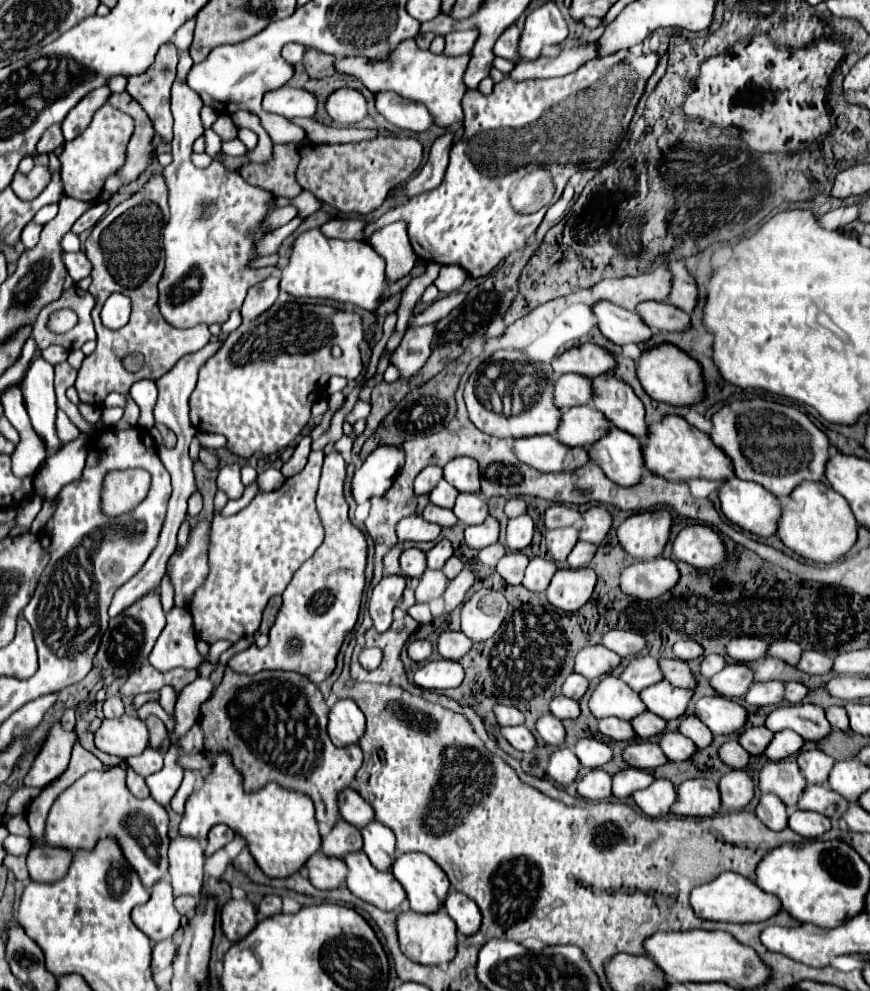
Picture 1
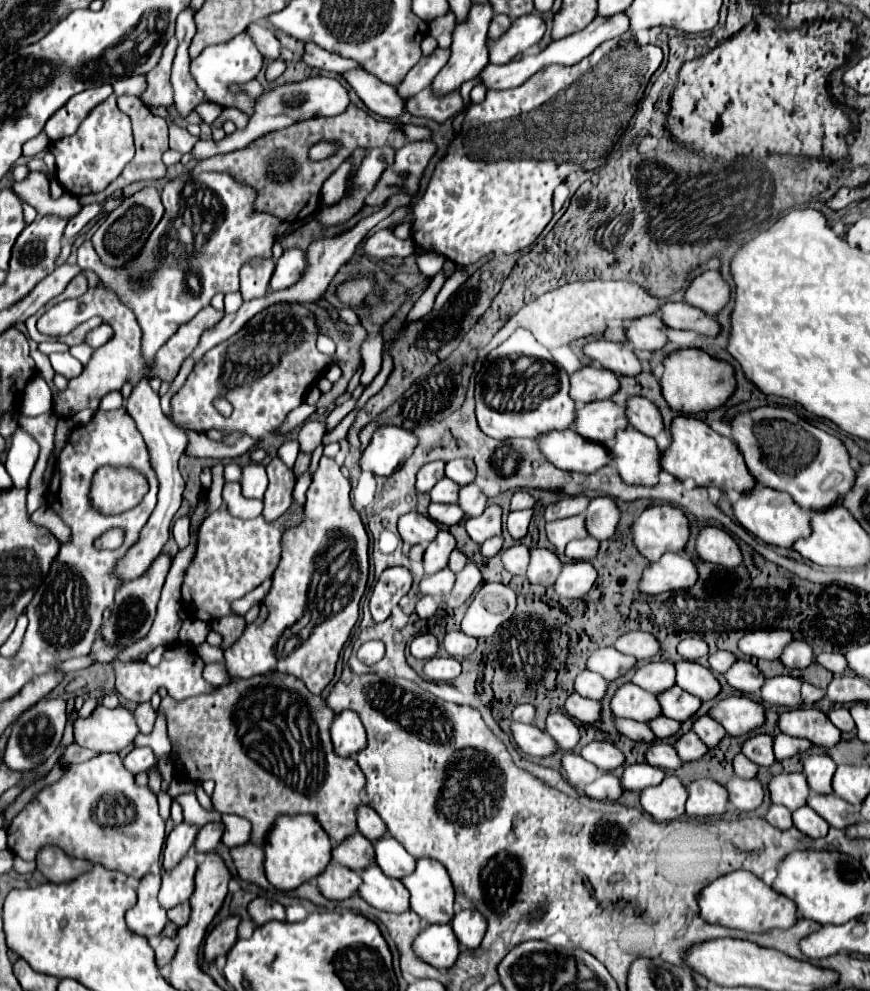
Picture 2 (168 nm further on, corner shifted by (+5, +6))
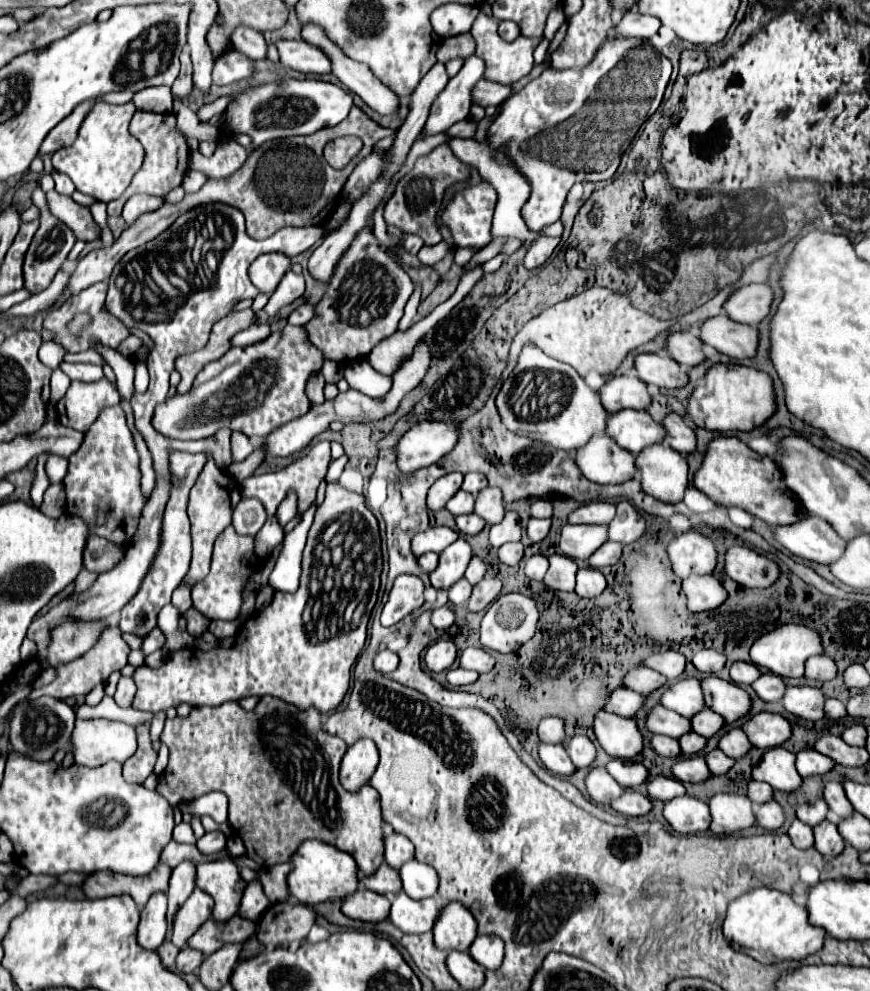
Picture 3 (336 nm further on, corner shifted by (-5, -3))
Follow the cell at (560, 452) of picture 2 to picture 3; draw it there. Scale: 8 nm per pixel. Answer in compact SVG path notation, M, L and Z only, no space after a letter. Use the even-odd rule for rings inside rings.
M594 435L574 457L578 469L586 479L600 485L616 485L636 475L634 455L616 447L606 435Z

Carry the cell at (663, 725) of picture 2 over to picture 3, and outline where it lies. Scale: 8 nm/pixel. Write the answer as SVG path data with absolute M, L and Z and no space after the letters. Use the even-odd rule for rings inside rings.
M688 731L688 733L684 733L680 739L678 739L678 743L680 743L680 749L682 749L682 755L694 755L694 753L698 753L704 745L706 745L706 739L704 737L700 737L700 735L696 735L694 731Z

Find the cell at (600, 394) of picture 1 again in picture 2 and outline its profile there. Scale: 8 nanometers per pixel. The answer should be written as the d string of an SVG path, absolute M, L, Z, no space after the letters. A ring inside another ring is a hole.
M640 396L630 398L626 406L626 416L630 420L630 426L646 436L656 436L664 430L664 420L658 406L648 398L640 398Z

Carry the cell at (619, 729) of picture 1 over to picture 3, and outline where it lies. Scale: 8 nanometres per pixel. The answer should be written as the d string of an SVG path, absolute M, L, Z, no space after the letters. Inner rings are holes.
M650 735L650 747L664 757L678 757L680 755L680 745L676 739L666 737L666 735Z

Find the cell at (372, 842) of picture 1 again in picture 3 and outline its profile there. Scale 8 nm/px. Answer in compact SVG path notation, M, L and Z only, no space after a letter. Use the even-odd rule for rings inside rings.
M410 859L406 861L400 869L400 879L402 879L402 889L406 895L410 895L412 899L424 899L424 897L432 897L438 889L438 875L432 867Z

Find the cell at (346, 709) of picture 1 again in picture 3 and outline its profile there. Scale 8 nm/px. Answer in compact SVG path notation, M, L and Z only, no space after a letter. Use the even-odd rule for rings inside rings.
M358 739L348 747L342 767L340 767L340 783L348 791L358 791L364 783L370 781L372 773L378 765L378 747L372 739Z

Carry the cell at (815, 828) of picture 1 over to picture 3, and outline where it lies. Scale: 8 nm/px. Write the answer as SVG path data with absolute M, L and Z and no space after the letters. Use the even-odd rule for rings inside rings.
M822 821L818 825L812 827L814 831L814 847L824 853L826 857L832 857L832 855L838 855L842 849L844 849L844 839L840 837L838 829L834 823L830 821Z

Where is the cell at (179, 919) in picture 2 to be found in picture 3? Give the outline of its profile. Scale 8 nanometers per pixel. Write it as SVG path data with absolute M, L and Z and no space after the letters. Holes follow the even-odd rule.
M234 915L226 923L218 923L208 919L200 929L188 939L188 947L202 951L204 955L212 955L224 943L244 943L256 931L256 923Z

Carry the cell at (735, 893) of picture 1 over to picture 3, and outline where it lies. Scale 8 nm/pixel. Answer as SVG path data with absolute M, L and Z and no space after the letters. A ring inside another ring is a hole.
M768 887L748 891L730 901L722 929L728 943L736 949L754 949L756 959L766 965L786 959L800 961L806 955L816 953L826 937L824 929L808 923L808 911L804 907L794 903L790 895Z

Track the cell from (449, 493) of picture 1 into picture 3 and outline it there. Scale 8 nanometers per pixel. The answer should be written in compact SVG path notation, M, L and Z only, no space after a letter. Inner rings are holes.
M458 491L448 503L446 503L446 509L452 513L452 515L464 515L464 513L472 513L472 507L474 507L474 497L466 491Z

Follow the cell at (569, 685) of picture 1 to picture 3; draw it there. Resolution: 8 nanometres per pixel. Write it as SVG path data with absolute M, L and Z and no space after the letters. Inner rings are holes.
M618 687L606 695L604 711L610 711L610 713L616 713L622 717L632 717L638 711L638 707L642 705L642 701L644 701L644 697L640 693L634 693L626 687Z

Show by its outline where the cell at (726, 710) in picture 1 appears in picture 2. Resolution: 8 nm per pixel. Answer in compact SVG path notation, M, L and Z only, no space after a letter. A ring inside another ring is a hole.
M730 696L726 700L718 700L712 706L710 716L718 720L730 736L748 734L766 722L764 706L746 696Z

